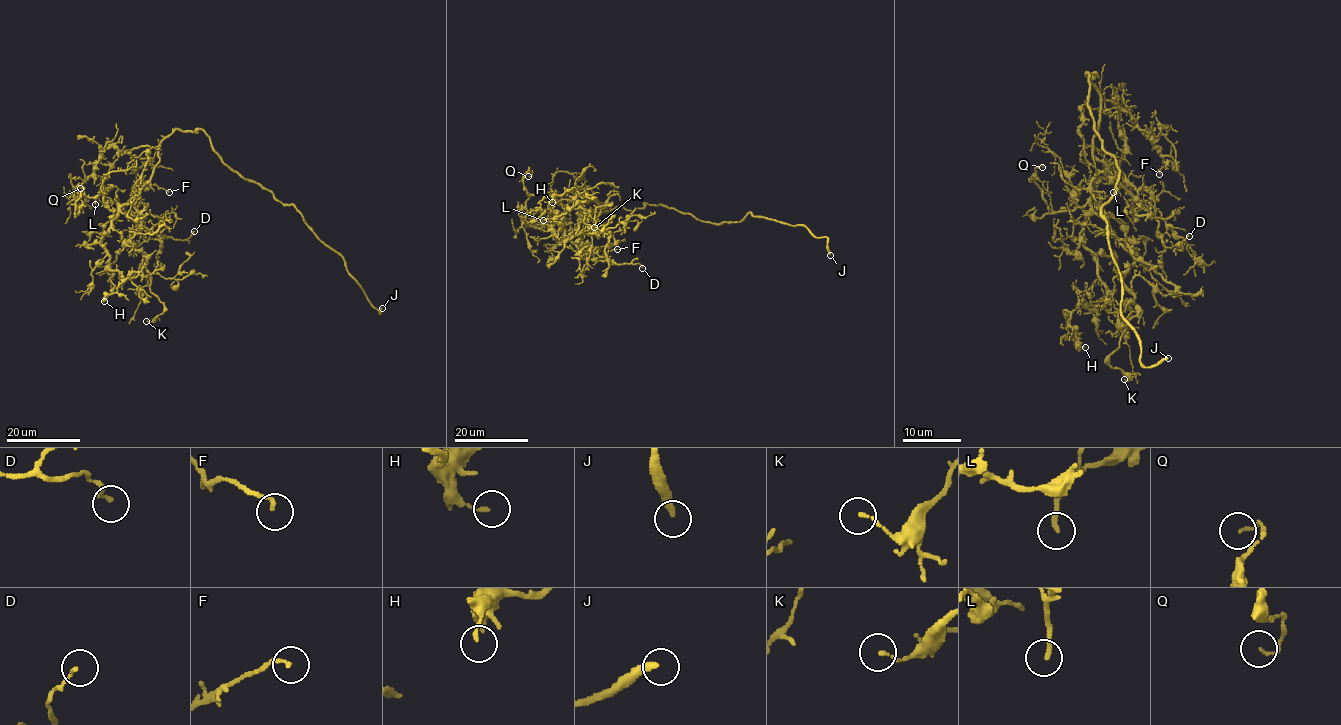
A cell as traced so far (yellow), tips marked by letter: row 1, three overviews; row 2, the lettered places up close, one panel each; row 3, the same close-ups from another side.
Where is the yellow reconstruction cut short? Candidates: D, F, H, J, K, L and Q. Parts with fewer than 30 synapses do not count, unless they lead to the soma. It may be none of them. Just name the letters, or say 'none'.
J

